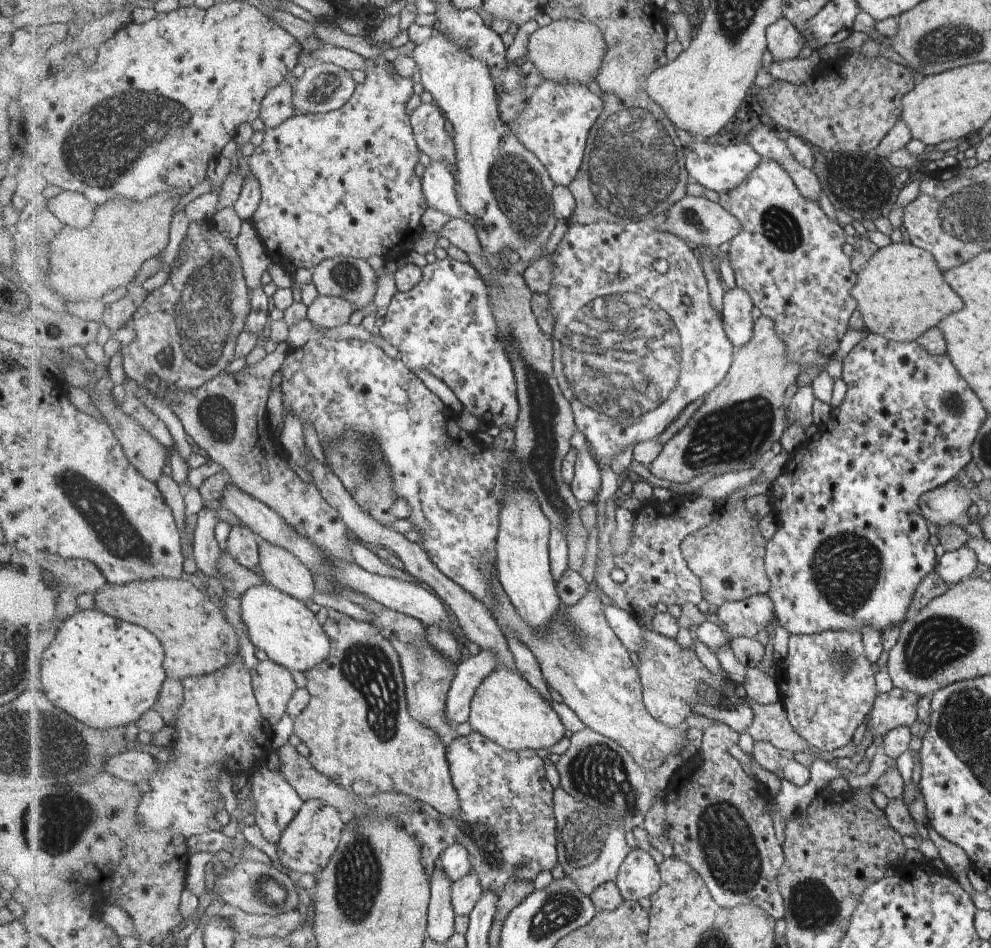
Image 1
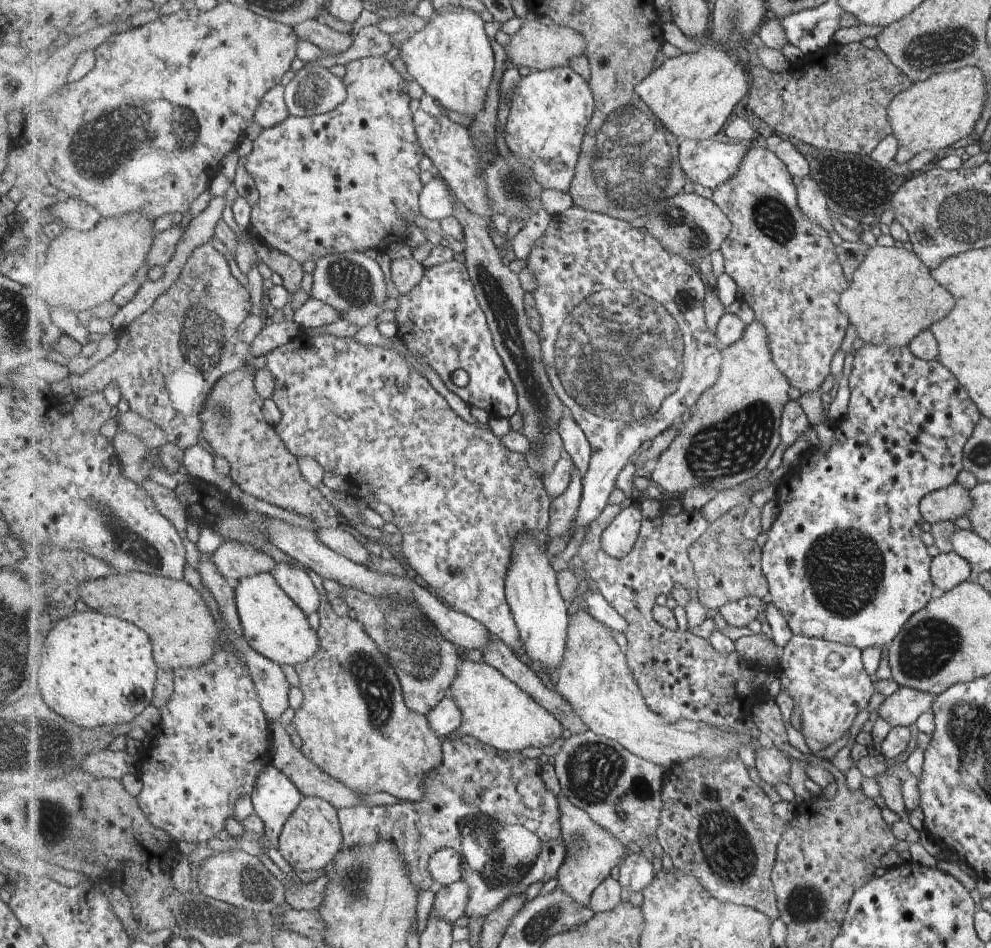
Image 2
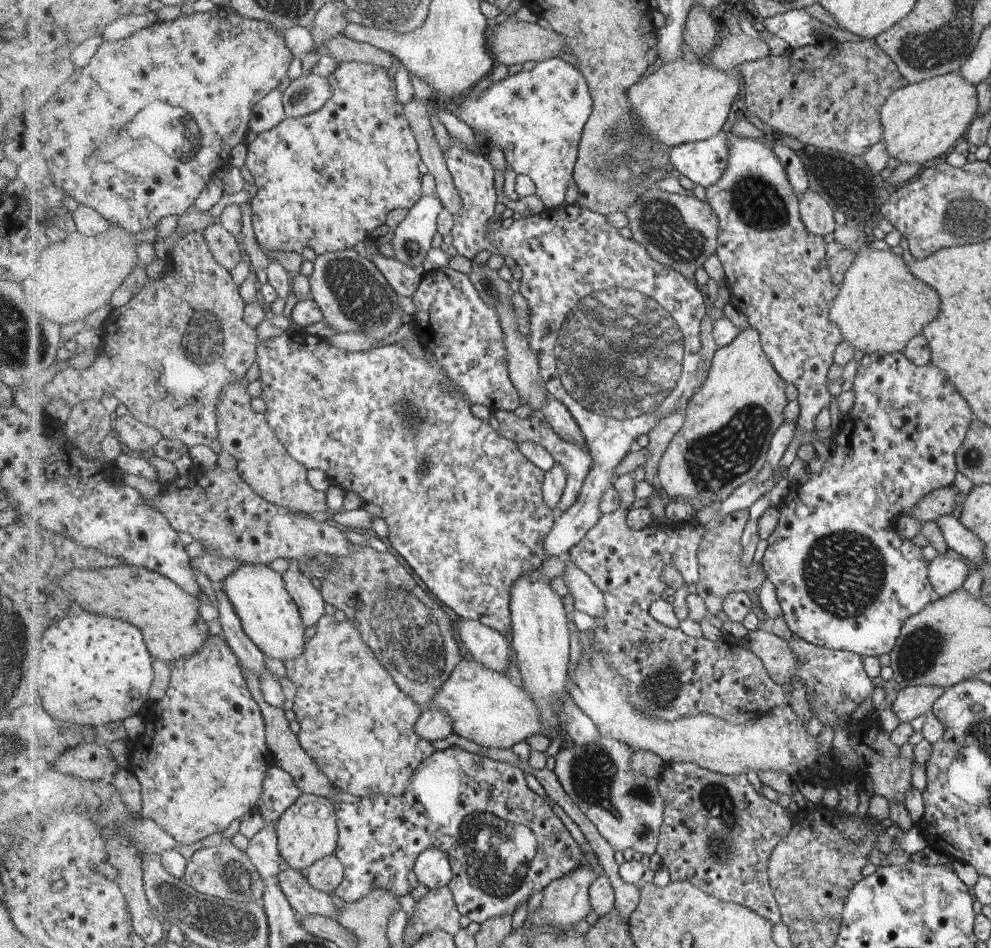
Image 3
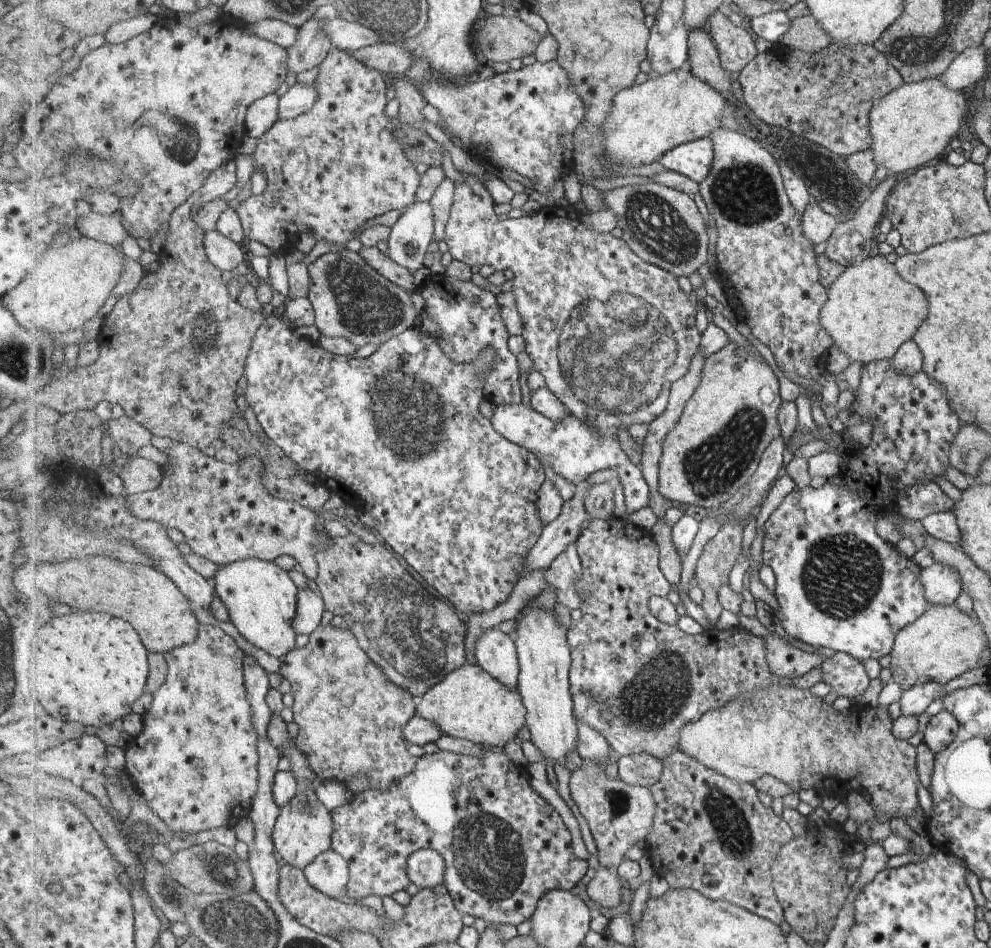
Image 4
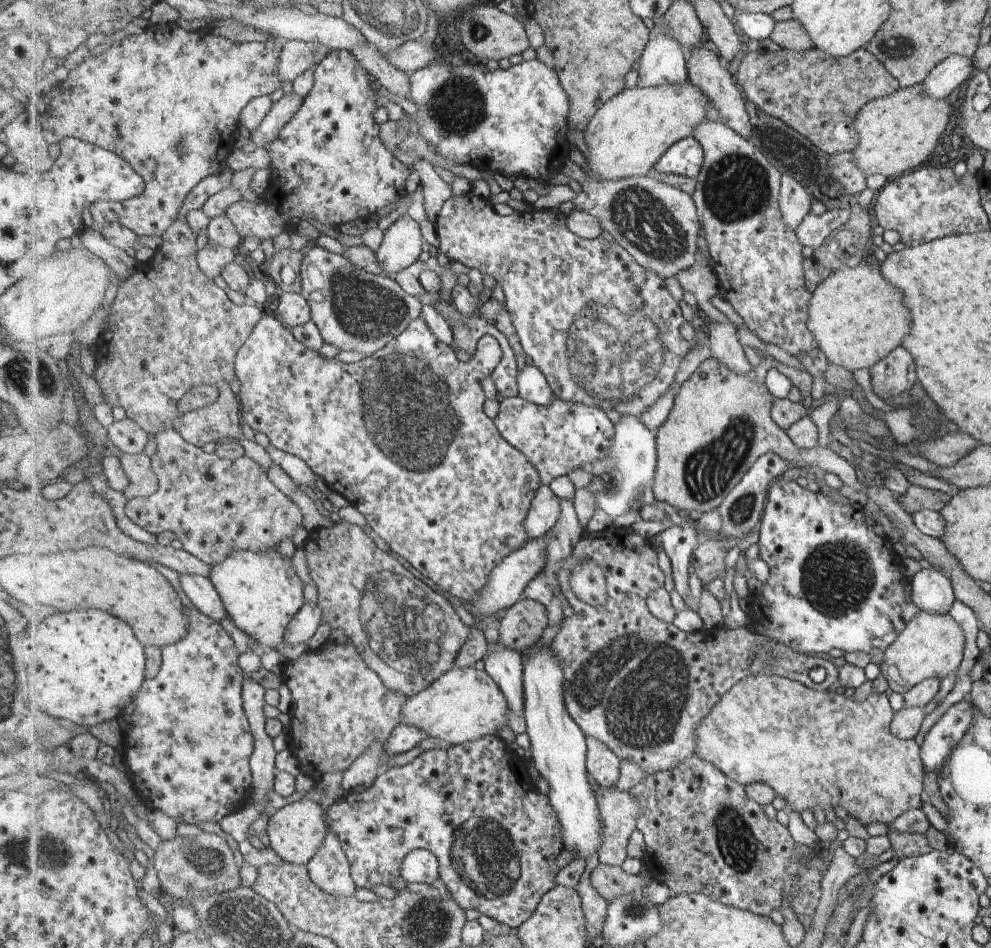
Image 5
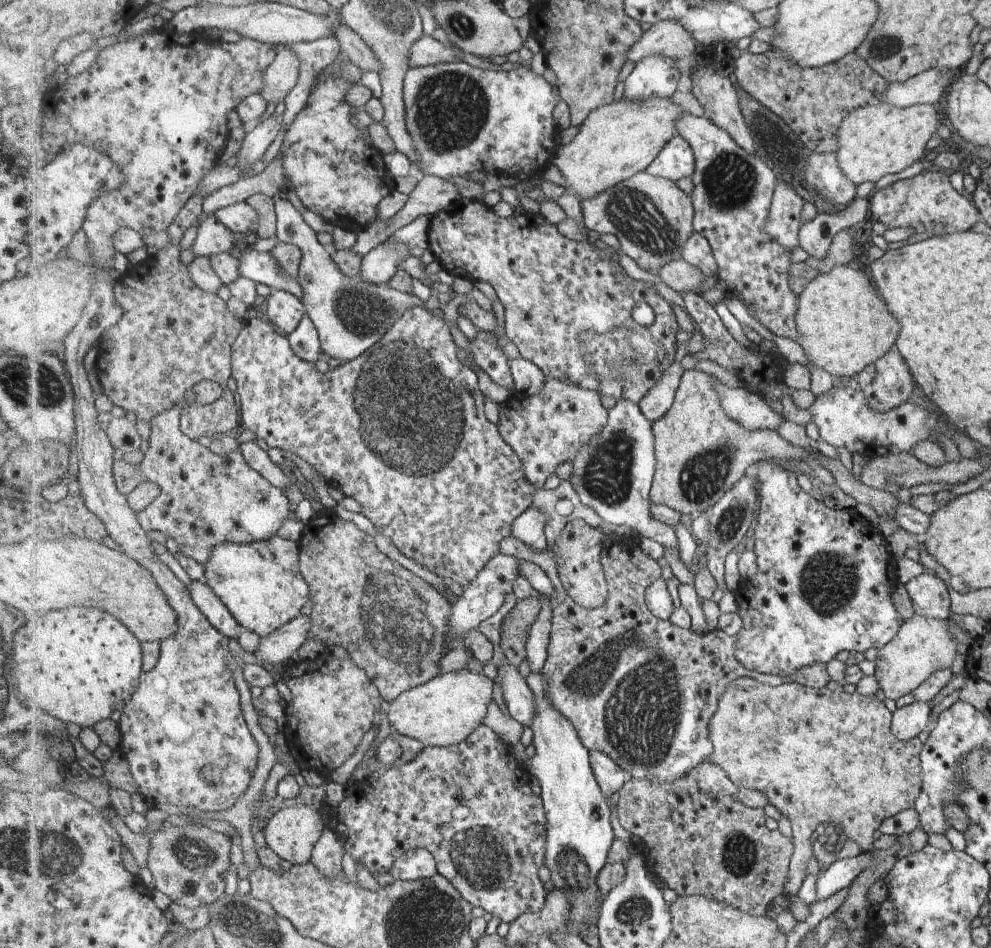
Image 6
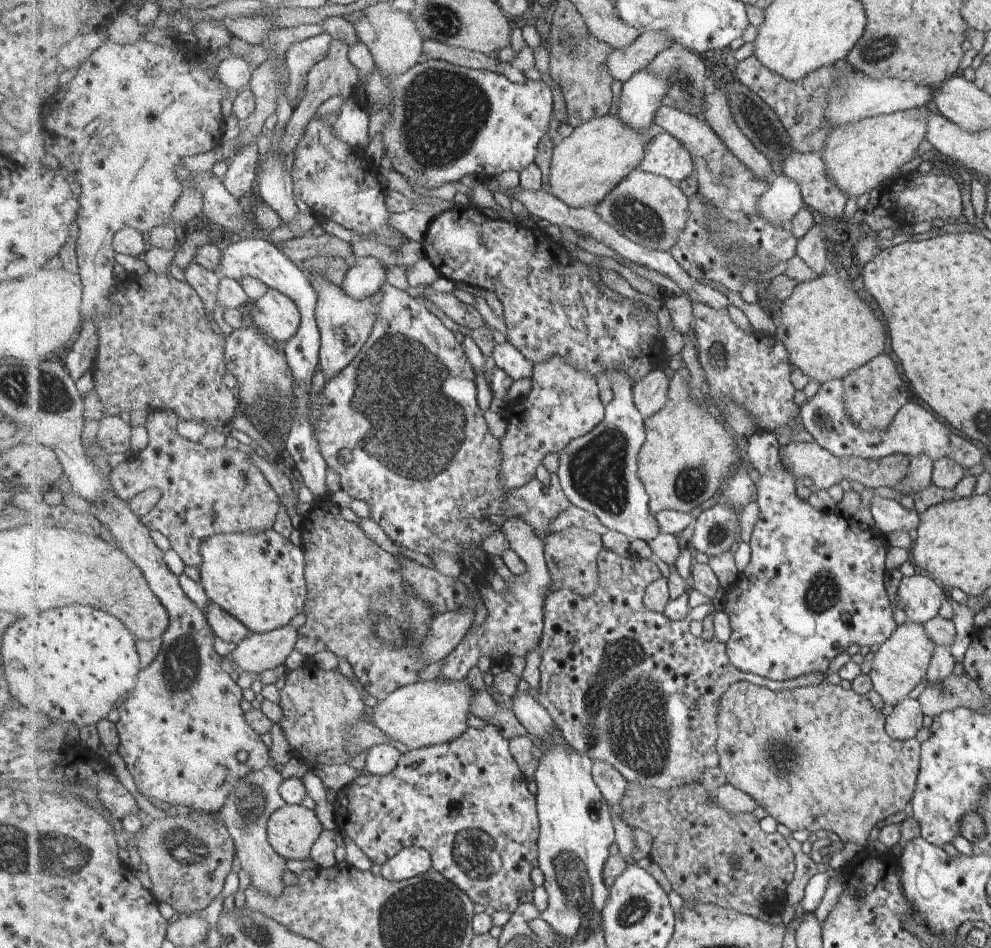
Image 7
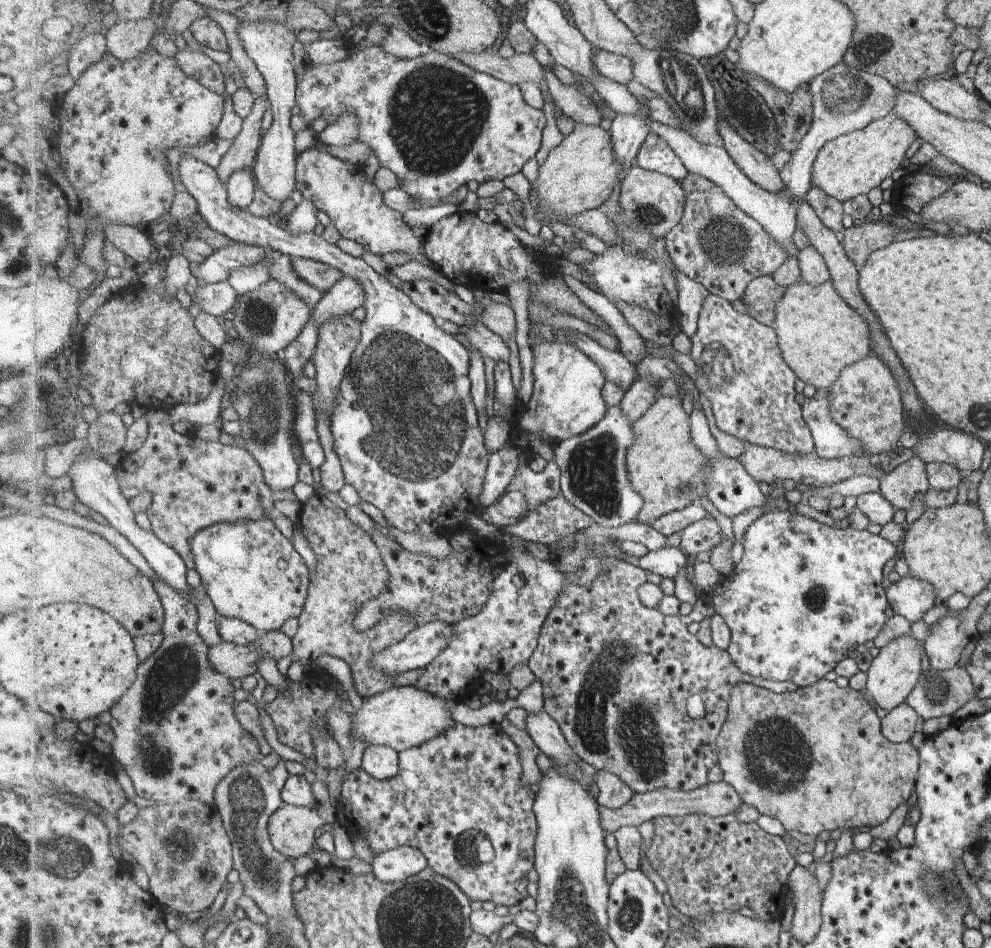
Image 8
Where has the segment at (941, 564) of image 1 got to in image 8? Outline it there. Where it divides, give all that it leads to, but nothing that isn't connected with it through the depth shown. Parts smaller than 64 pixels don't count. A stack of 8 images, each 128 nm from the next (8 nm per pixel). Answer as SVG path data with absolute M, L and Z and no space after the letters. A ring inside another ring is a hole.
M908 574L887 586L885 596L888 597L894 614L903 616L909 623L921 620L922 616L937 604L933 586Z

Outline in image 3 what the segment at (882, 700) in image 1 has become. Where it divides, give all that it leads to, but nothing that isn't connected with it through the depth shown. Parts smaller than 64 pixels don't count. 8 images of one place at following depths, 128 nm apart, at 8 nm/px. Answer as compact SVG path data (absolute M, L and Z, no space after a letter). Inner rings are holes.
M916 685L900 688L890 710L899 723L909 723L921 714L929 713L933 702L944 692L930 685Z

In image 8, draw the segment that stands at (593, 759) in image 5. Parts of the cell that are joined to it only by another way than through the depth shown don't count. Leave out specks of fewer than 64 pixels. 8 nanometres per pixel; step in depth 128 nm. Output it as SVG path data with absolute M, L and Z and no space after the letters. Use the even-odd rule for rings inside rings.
M603 770L597 771L593 777L597 800L601 806L617 809L633 798L634 790L625 784L619 775Z

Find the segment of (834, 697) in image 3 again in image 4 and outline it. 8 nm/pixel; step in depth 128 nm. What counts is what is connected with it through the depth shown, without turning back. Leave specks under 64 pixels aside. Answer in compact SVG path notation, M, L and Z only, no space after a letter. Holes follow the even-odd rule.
M836 652L827 657L819 670L822 682L829 686L830 692L850 702L855 696L865 694L871 684L865 663L847 653Z

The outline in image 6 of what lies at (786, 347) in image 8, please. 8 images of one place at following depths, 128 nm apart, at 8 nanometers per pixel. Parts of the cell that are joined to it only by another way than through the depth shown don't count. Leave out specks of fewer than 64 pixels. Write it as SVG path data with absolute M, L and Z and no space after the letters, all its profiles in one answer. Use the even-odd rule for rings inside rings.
M838 265L829 274L821 274L813 280L798 296L797 343L804 349L810 364L823 368L834 378L858 376L895 346L895 336L899 326L895 322L895 317L888 312L887 305L880 298L880 294L876 292L869 275L867 268L859 271L857 268Z

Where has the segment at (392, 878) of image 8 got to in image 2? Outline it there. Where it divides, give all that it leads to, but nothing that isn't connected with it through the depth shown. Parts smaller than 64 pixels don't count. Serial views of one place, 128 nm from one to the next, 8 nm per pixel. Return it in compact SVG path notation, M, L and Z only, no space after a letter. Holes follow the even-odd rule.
M445 848L430 857L428 872L436 887L445 887L462 880L462 864L461 855L453 848Z

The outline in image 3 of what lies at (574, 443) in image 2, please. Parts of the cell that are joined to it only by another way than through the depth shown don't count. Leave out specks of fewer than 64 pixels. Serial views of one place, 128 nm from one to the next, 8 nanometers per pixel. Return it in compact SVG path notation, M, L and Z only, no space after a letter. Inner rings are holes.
M549 396L545 405L542 407L542 414L547 424L554 429L554 432L559 433L565 441L587 447L578 423L563 402Z

